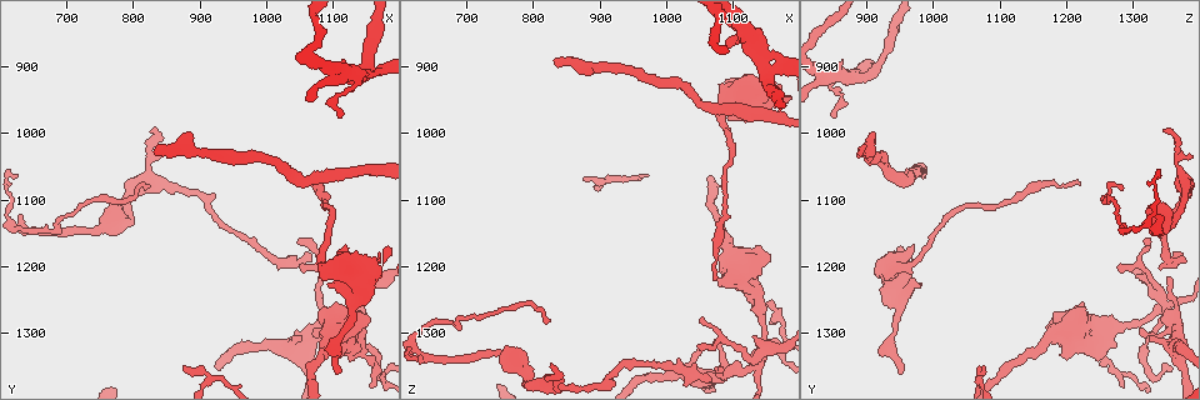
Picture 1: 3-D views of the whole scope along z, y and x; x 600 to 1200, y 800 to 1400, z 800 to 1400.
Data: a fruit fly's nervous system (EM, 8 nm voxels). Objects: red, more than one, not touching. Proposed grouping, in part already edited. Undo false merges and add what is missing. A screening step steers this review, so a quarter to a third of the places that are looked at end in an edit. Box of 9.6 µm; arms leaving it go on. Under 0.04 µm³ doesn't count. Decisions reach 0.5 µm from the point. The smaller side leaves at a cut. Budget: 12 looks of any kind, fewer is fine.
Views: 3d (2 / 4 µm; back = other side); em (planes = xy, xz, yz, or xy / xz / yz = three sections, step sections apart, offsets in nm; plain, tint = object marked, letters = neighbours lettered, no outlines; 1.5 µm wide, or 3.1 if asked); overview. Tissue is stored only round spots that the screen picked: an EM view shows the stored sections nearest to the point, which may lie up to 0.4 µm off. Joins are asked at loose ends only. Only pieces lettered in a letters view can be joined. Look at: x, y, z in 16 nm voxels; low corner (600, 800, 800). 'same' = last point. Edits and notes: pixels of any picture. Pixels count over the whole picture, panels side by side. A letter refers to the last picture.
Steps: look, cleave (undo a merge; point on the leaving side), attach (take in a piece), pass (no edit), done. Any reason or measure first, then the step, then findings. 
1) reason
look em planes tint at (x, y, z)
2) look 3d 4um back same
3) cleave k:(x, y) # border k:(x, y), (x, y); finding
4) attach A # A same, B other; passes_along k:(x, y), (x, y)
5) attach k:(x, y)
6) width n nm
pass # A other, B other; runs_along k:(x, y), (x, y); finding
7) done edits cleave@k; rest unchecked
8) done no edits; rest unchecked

end of a long branch
look em xy step 4 letters at (1060, 1180, 1365)

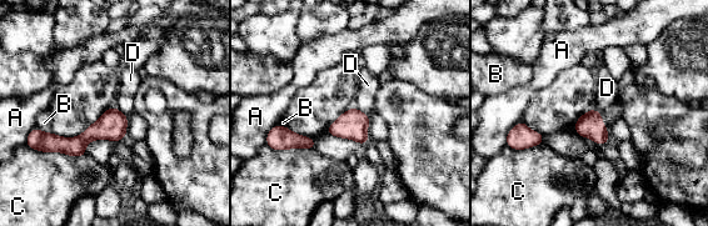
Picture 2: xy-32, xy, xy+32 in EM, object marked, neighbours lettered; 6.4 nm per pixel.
pass # A other, B other, C other, D other; no lettered piece goes on from it

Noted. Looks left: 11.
look 3d 2um back at (1135, 1260, 1350)

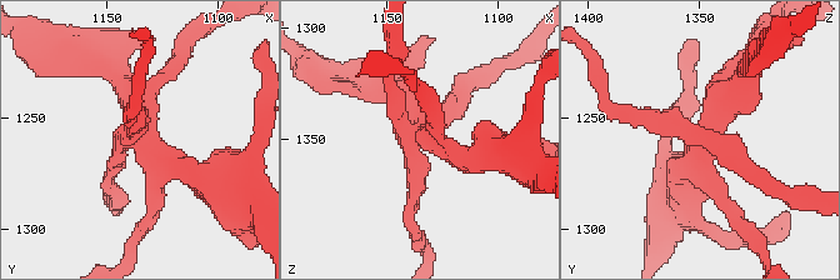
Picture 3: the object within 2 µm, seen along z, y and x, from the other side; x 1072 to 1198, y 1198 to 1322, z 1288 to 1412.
look em planes tint at (1133, 1260, 1348)

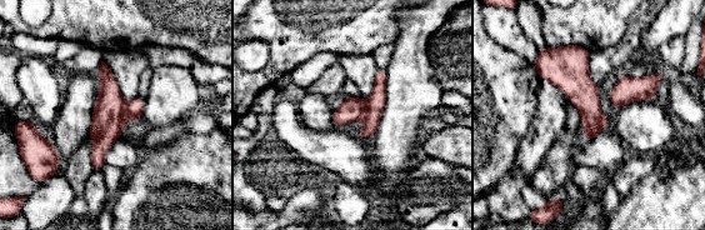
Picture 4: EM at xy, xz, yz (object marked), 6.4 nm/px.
look em planes letters same

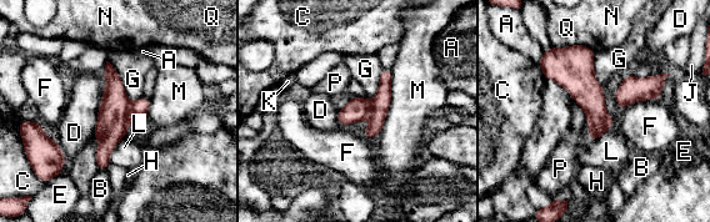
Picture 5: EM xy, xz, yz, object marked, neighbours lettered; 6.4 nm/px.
cleave 5:(114, 117) # A other, B other, C other, D other, E other, F other, G other, H other, J other, K other, L other, M other, N other, P other, Q other; part_leaving 5:(109, 67), (113, 125), (101, 166); two neurons meet here

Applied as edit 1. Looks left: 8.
redraw
look overview

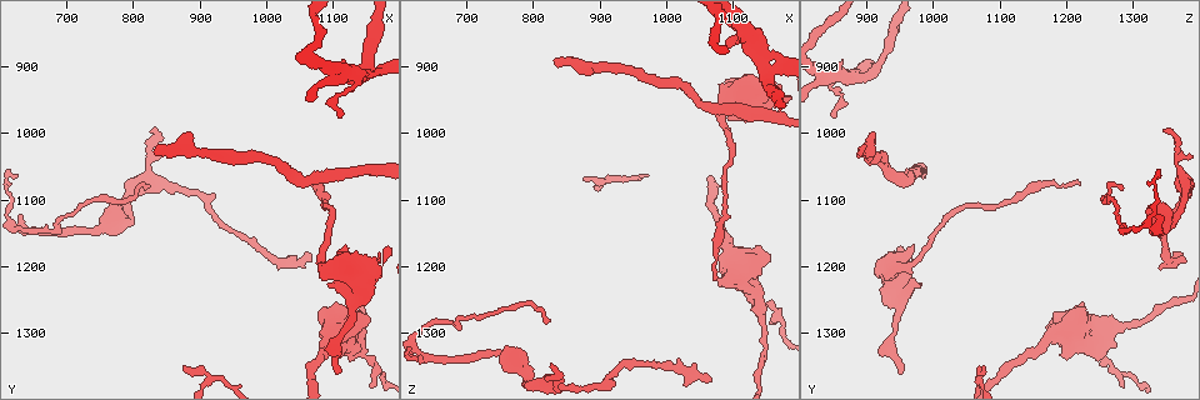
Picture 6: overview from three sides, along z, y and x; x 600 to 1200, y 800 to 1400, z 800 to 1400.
long arm stops here
look 3d 2um at (1075, 1075, 1220)

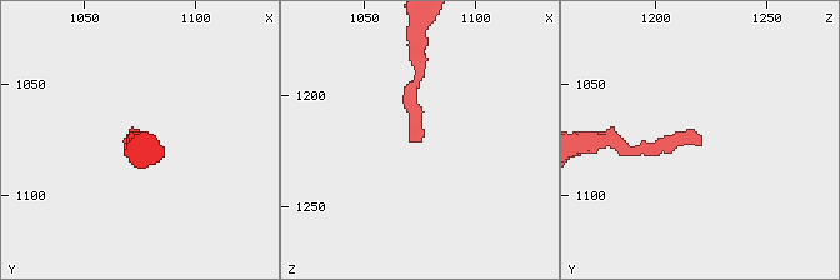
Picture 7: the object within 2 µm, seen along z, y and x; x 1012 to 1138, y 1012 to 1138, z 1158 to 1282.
need the tissue
look em planes letters at (1072, 1074, 1220)

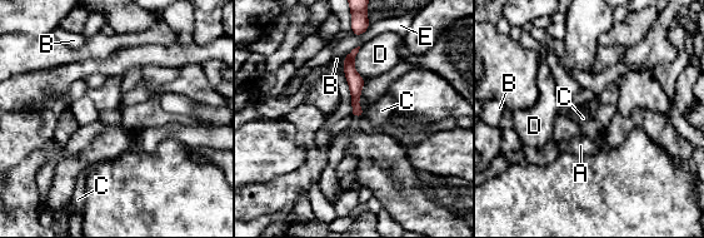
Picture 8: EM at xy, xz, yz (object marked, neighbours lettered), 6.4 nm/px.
pass # A other, B other, C other, D other, E other; border 8:(365, 110), (363, 115); none of them fits

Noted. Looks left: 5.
an open end
look em planes letters at (830, 1035, 890)

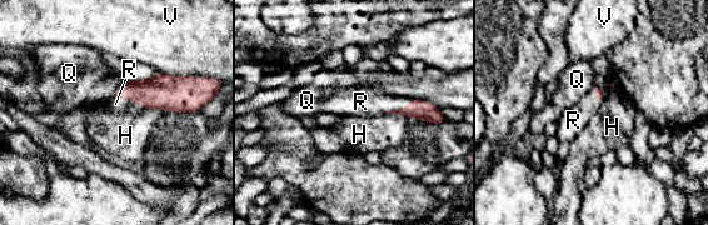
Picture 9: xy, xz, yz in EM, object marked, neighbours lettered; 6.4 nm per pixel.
longest_contact V 240 nm
attach 9:(115, 104) # H other, Q other, R same, V other; passes_along 9:(163, 91), (131, 100), (115, 104); the neuron continues

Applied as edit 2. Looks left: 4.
look overview

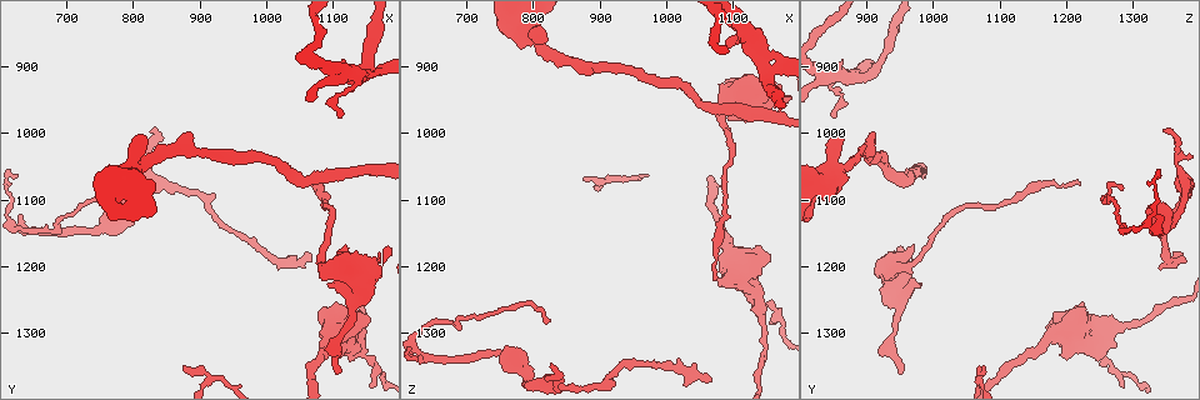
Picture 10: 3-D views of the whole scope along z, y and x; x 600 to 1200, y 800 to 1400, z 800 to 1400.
narrows sharply
look em planes letters at (1175, 905, 895)

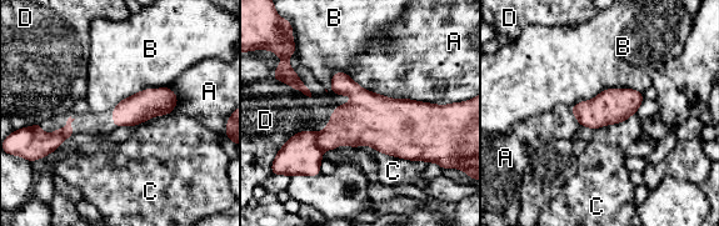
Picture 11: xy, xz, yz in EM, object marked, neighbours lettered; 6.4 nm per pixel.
cleave 11:(301, 154) # A other, B other, C other, D other; border 11:(316, 134), (316, 140), (323, 149); a second neuron is stuck on

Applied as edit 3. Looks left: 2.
done edits cleave@5, attach@9, cleave@11; rest unchecked

